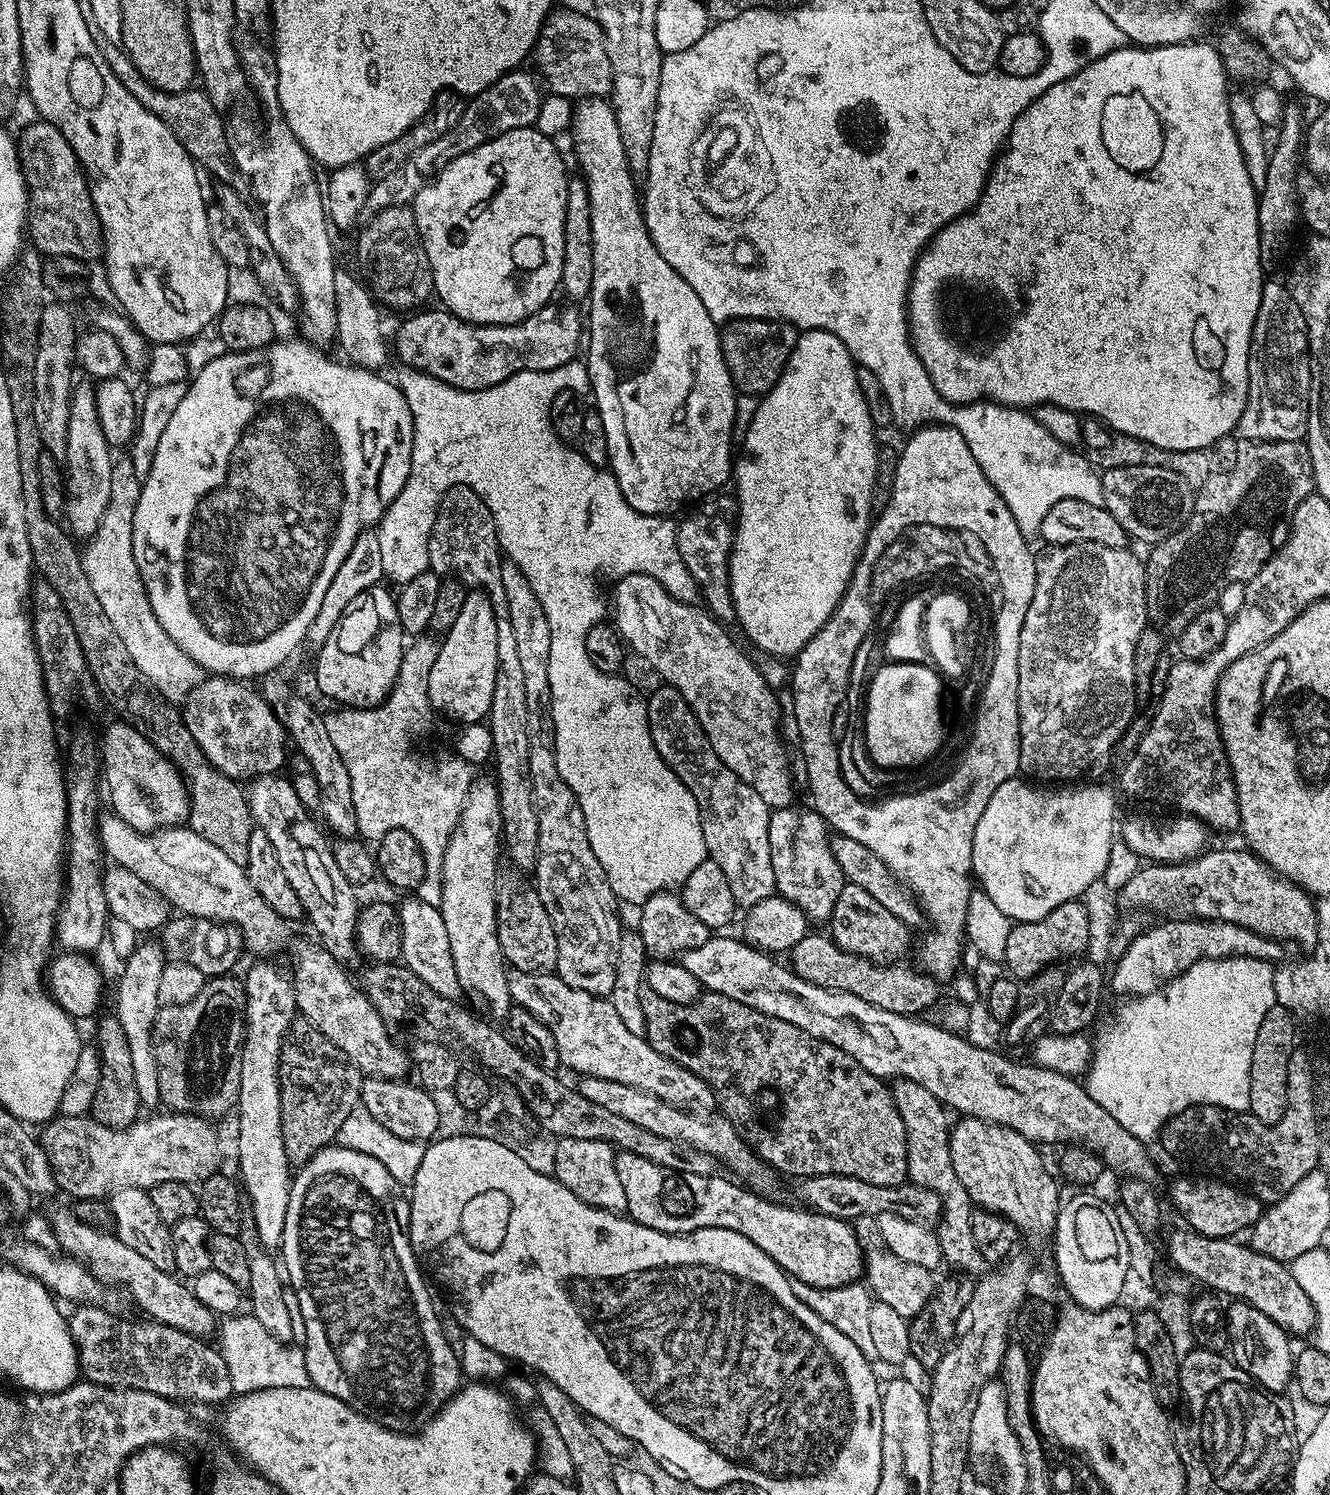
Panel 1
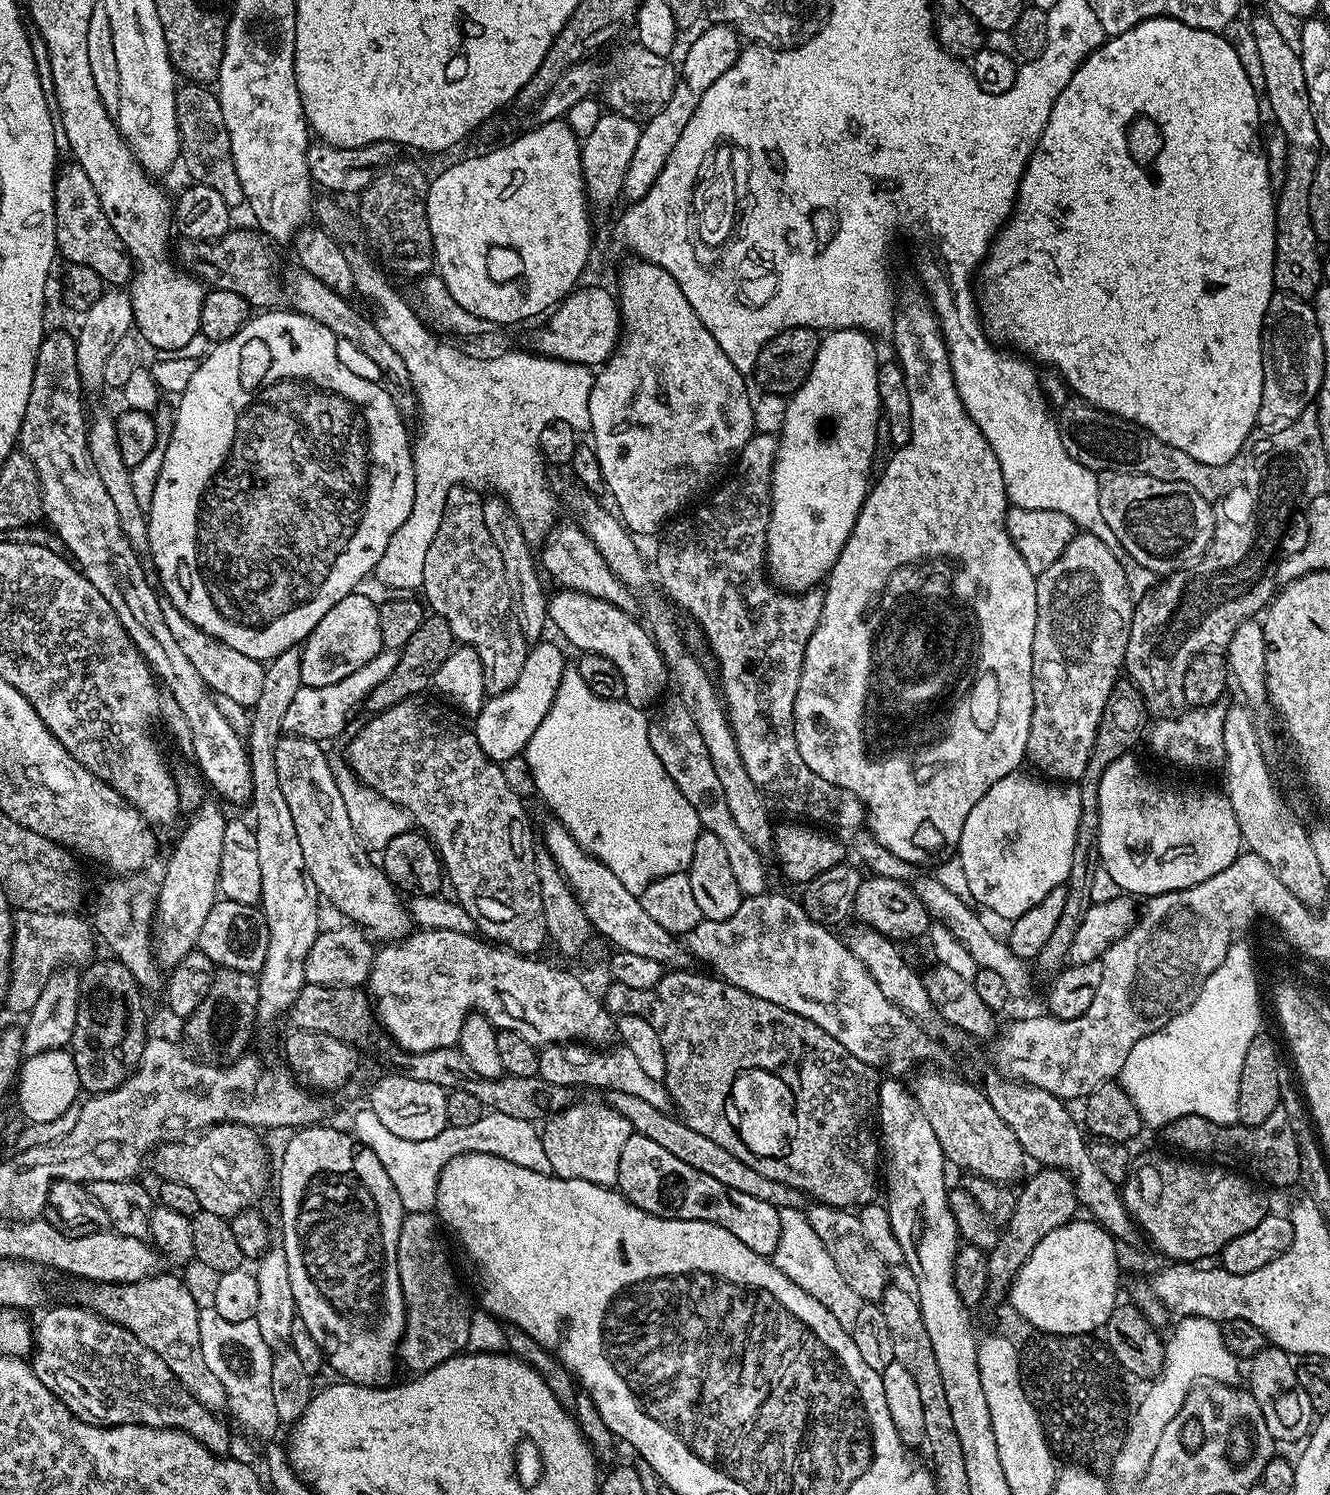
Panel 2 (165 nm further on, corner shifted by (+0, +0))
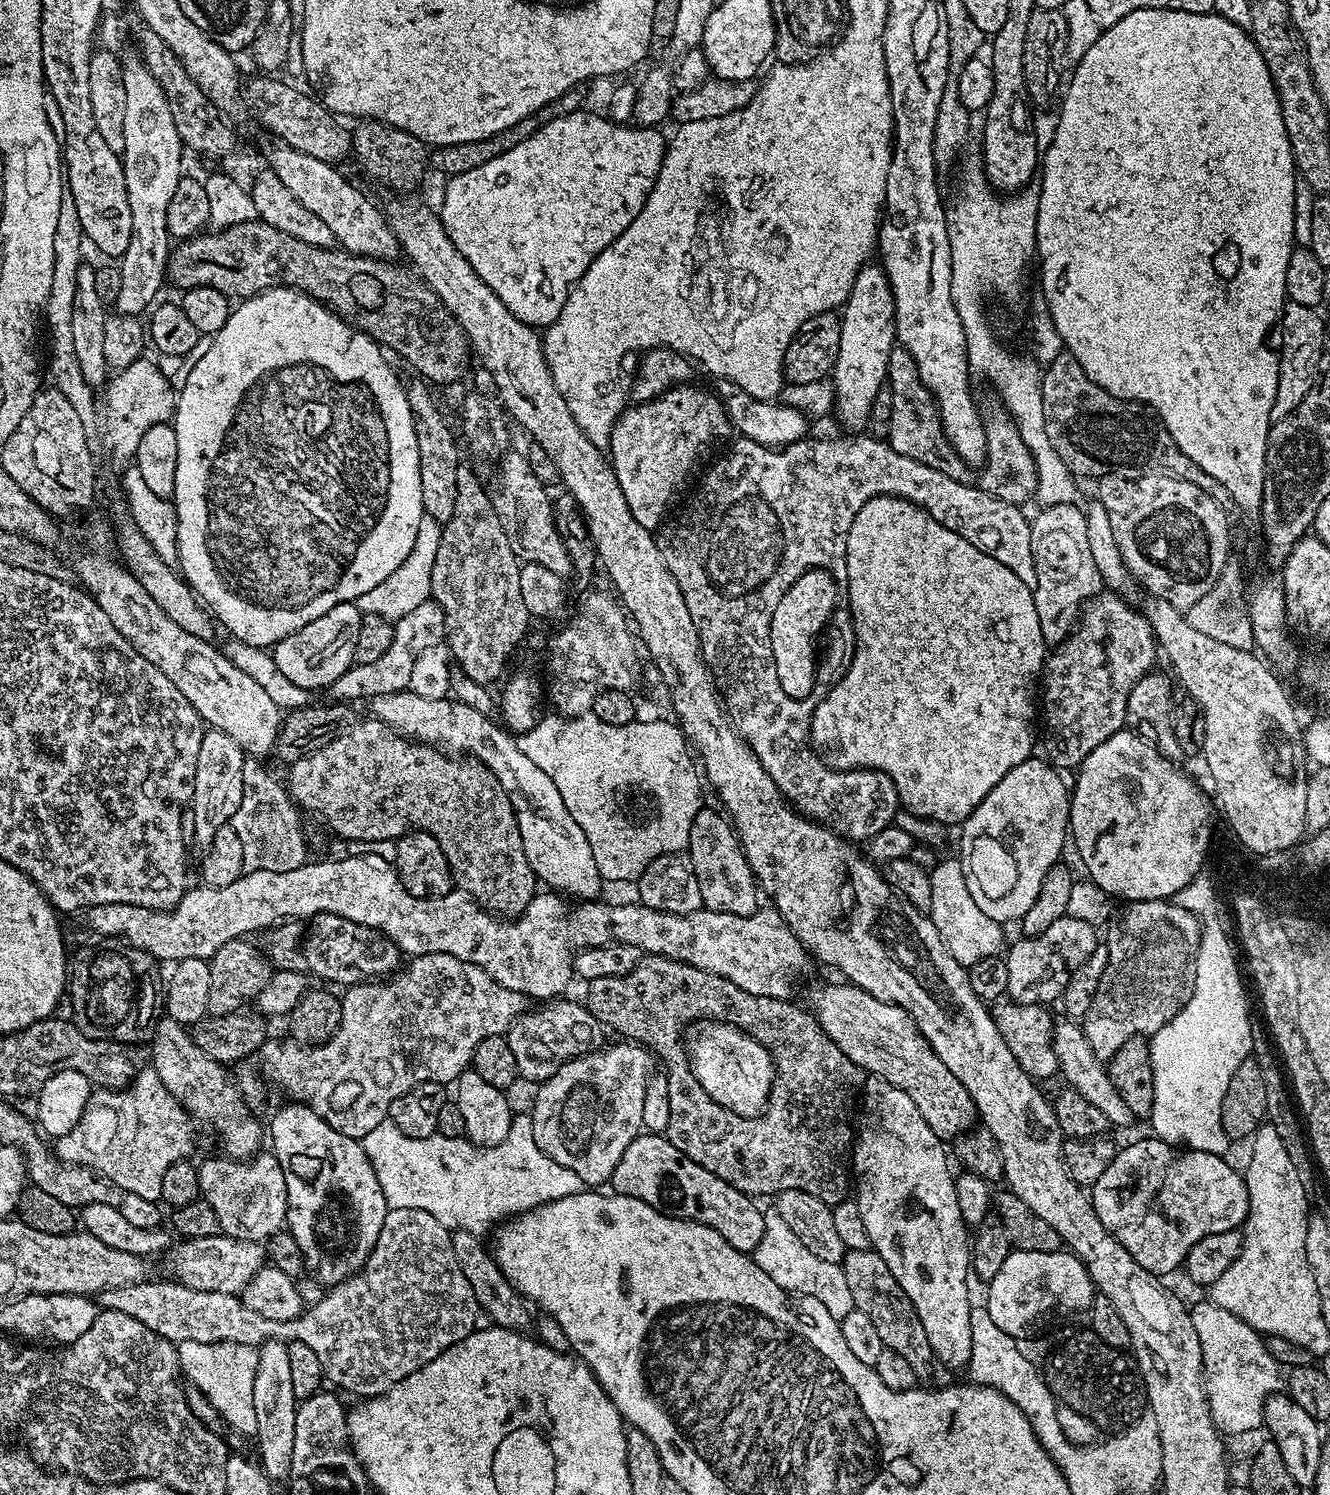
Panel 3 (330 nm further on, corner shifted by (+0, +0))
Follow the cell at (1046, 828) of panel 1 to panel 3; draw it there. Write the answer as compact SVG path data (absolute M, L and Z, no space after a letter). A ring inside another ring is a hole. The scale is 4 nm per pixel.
M1029 758L1023 760L1018 766L1014 766L1014 770L1010 770L1006 774L1006 778L1002 778L1002 782L998 782L998 786L994 786L994 790L990 790L990 794L986 794L986 798L979 804L973 812L970 813L968 819L964 821L960 832L960 853L958 859L962 870L966 874L966 887L970 889L970 894L974 898L974 902L978 902L978 906L982 909L982 914L994 918L1001 922L1019 921L1026 914L1026 910L1030 910L1030 906L1034 906L1034 898L1038 898L1038 889L1042 887L1042 878L1046 878L1046 870L1050 870L1061 859L1060 851L1064 848L1064 840L1069 839L1070 825L1068 822L1068 810L1070 807L1070 788L1059 771L1048 763L1047 759Z

